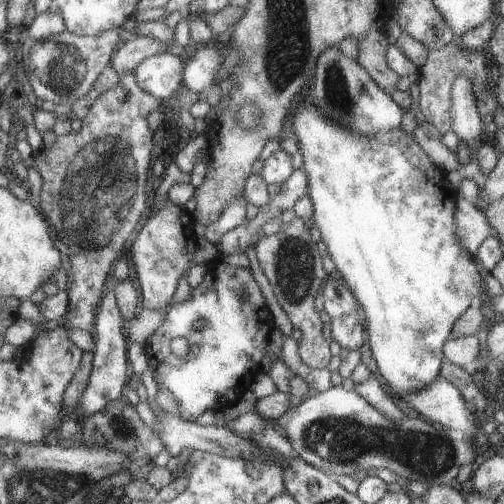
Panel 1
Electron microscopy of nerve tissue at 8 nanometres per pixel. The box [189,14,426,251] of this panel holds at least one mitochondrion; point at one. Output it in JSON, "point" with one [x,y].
{"point":[340,99]}

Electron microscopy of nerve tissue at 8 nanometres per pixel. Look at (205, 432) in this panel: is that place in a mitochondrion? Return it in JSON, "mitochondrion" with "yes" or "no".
{"mitochondrion":"no"}

